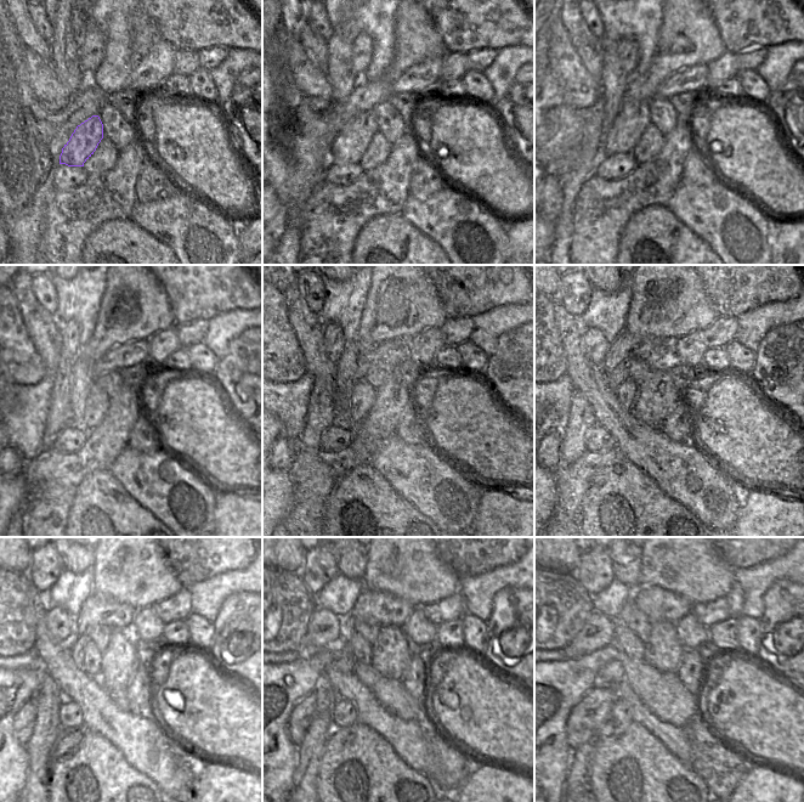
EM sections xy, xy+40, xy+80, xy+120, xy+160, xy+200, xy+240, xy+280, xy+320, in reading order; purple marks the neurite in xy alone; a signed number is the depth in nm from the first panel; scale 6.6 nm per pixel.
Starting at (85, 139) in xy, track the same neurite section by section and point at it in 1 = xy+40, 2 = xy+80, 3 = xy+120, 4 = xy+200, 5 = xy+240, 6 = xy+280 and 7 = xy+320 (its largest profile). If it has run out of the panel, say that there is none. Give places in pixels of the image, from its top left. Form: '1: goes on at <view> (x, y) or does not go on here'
1: goes on at xy+40 (349, 146)
2: goes on at xy+80 (633, 118)
3: goes on at xy+120 (85, 371)
4: goes on at xy+200 (628, 345)
5: goes on at xy+240 (97, 610)
6: goes on at xy+280 (385, 609)
7: goes on at xy+320 (658, 604)

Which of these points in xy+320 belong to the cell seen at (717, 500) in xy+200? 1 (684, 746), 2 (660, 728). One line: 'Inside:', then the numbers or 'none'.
Inside: 1, 2

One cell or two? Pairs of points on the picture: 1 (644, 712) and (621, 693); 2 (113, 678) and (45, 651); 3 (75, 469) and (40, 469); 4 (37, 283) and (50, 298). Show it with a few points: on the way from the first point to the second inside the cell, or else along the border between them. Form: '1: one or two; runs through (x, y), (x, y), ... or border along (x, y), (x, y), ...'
1: one; runs through (638, 706), (627, 695)
2: two; border along (92, 677), (107, 692)
3: one; runs through (67, 469), (49, 469)
4: one; runs through (40, 287), (46, 294)

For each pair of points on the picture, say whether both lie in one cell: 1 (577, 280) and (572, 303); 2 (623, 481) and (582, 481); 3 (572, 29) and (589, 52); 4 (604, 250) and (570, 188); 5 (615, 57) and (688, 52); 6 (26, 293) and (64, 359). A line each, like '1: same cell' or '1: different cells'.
1: same cell
2: different cells
3: same cell
4: different cells
5: different cells
6: different cells

